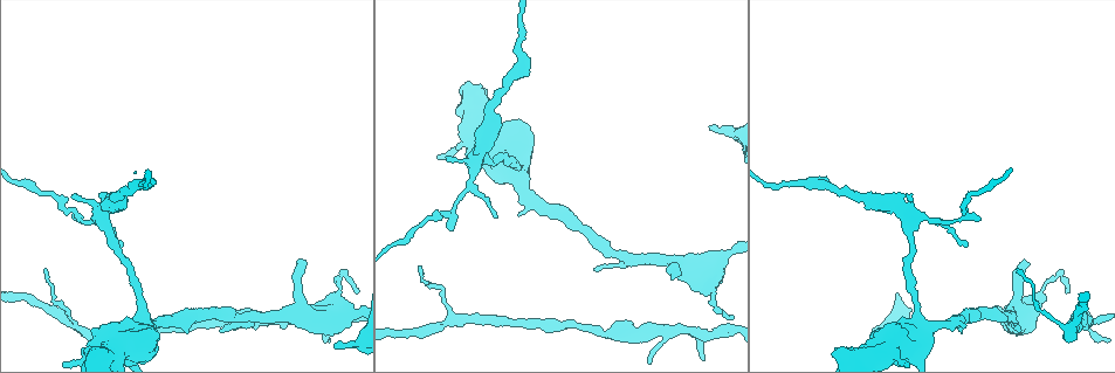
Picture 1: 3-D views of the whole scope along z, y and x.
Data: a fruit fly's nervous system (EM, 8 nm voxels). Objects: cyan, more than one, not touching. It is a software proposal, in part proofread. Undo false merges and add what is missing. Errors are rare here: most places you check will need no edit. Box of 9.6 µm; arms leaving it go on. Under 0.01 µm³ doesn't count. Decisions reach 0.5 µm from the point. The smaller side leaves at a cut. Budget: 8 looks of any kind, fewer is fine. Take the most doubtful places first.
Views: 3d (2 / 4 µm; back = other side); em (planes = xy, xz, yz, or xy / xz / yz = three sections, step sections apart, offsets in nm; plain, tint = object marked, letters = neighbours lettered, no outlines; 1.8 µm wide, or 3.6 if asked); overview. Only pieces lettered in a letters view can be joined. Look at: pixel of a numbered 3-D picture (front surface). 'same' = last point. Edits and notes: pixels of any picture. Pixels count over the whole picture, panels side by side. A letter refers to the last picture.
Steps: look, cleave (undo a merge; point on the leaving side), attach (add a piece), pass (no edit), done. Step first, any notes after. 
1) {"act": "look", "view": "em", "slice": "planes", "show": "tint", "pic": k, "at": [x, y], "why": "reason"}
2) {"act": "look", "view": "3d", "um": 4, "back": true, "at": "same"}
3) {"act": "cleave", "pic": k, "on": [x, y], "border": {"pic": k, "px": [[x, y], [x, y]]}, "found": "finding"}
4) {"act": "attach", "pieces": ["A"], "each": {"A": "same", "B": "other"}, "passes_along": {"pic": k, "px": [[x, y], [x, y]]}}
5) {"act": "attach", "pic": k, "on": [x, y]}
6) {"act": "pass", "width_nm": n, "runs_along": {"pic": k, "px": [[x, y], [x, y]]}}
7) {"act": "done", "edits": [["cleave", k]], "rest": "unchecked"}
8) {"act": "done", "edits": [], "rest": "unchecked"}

{"act": "look", "view": "em", "slice": "planes", "show": "tint", "pic": 1, "at": [338, 347], "why": "free end"}

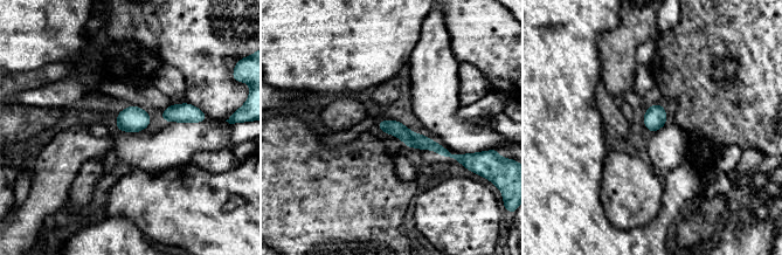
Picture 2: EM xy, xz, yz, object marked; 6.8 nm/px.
{"act": "look", "view": "em", "slice": "planes", "show": "letters", "at": "same"}

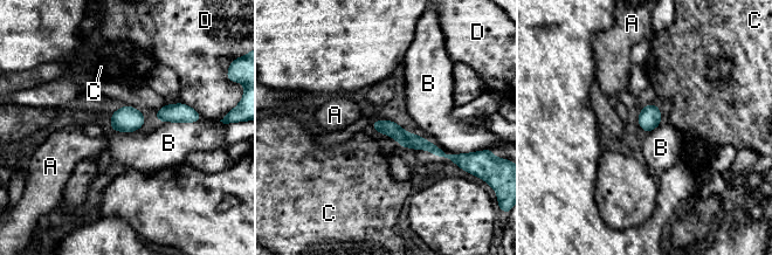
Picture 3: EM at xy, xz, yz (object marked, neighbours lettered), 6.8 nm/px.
{"act": "pass", "width_nm": 110, "each": {"A": "other", "B": "other", "C": "other", "D": "other"}, "runs_along": {"pic": 3, "px": [[376, 124], [439, 152]]}, "found": "no lettered piece goes on from it"}

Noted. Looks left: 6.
{"act": "look", "view": "3d", "um": 2, "pic": 1, "at": [1009, 315], "why": "thick turns thin"}

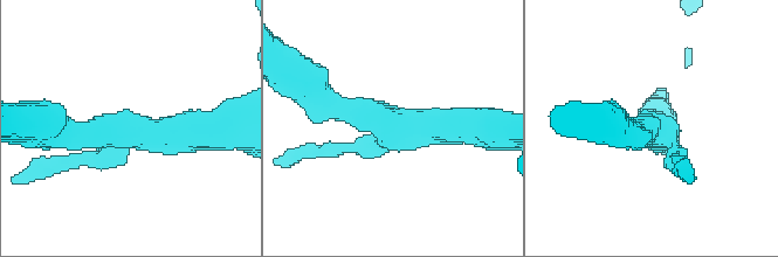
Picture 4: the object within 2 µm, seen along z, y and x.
{"act": "look", "view": "em", "slice": "planes", "show": "letters", "pic": 4, "at": [655, 133], "why": "need the tissue"}

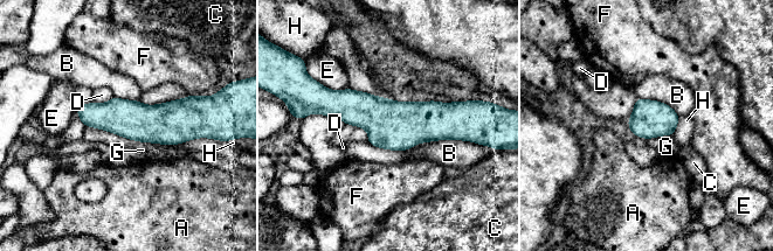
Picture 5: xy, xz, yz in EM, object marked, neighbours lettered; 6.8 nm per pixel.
{"act": "pass", "each": {"A": "other", "B": "other", "C": "other", "D": "other", "E": "other", "F": "other", "G": "other", "H": "other"}, "border": {"pic": 5, "px": [[85, 125], [152, 143]]}, "found": "one neuron here"}

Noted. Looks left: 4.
{"act": "look", "view": "em", "slice": "planes", "show": "tint", "pic": 1, "at": [671, 277], "why": "an open end"}

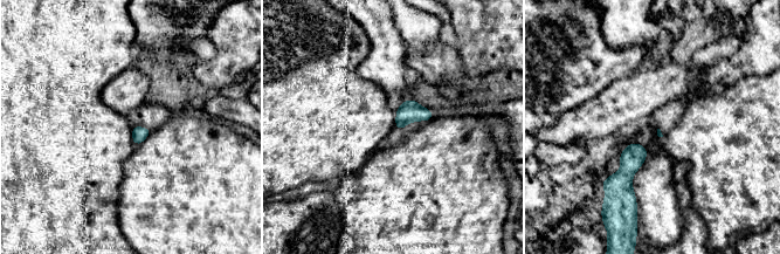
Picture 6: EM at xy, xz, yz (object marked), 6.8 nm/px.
{"act": "look", "view": "em", "slice": "planes", "show": "letters", "at": "same", "why": "see the neighbours"}

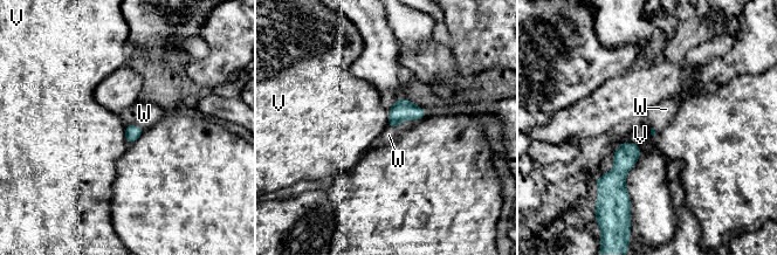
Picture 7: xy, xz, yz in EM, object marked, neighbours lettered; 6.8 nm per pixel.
{"act": "attach", "pieces": ["W"], "each": {"V": "other", "W": "same"}, "passes_along": {"pic": 7, "px": [[404, 109], [404, 119], [389, 135]]}, "found": "the neuron continues"}

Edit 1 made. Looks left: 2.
{"act": "done", "edits": [["attach", 7]], "rest": "unchecked"}

